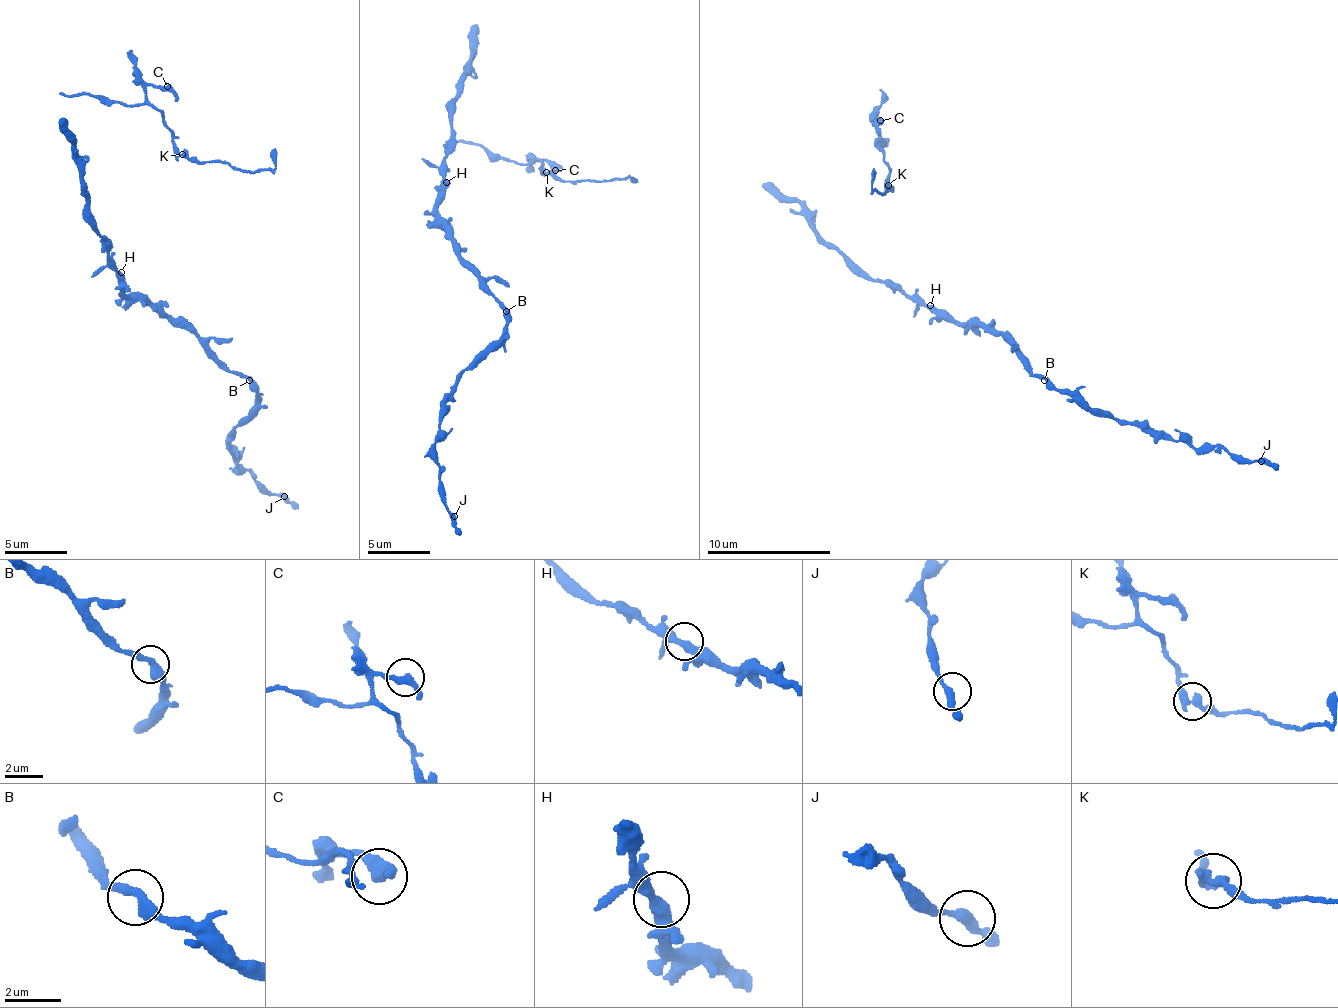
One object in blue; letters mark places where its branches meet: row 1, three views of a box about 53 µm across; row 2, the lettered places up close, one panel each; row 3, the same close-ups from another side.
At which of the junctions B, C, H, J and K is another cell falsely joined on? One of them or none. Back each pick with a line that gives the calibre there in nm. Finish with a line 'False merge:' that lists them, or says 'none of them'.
False merge: none of them

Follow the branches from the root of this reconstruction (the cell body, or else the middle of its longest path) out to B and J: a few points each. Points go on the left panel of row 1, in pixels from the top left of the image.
B: (118, 278), (122, 280), (127, 295), (147, 301), (160, 312), (168, 312), (229, 369), (237, 370), (249, 380)
J: (118, 278), (127, 295), (168, 312), (251, 381), (260, 396), (230, 448), (239, 469), (284, 496)

